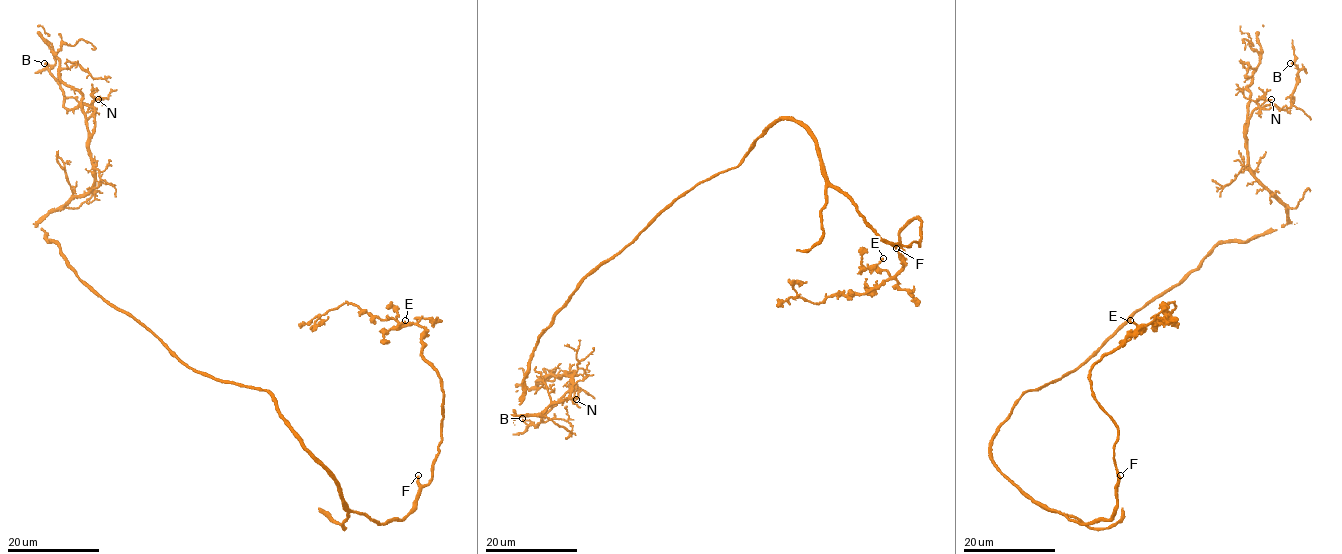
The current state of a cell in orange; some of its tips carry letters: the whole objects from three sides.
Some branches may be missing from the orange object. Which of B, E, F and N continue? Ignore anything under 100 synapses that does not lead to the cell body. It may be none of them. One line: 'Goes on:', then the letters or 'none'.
Goes on: F

